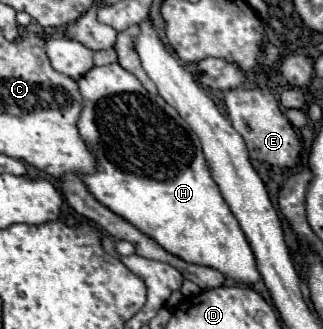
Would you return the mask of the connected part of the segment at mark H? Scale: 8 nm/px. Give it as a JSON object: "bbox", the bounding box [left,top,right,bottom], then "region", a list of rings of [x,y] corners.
{"bbox":[76,62,260,282],"region":[[[118,62],[88,70],[88,74],[78,78],[78,90],[82,96],[82,110],[76,128],[96,158],[96,172],[80,174],[88,192],[108,210],[148,234],[170,254],[192,264],[210,266],[236,282],[258,282],[260,272],[256,270],[250,244],[210,174],[198,136],[184,118],[180,118],[180,114],[166,104],[162,96],[148,94],[138,78],[126,72]]]}

